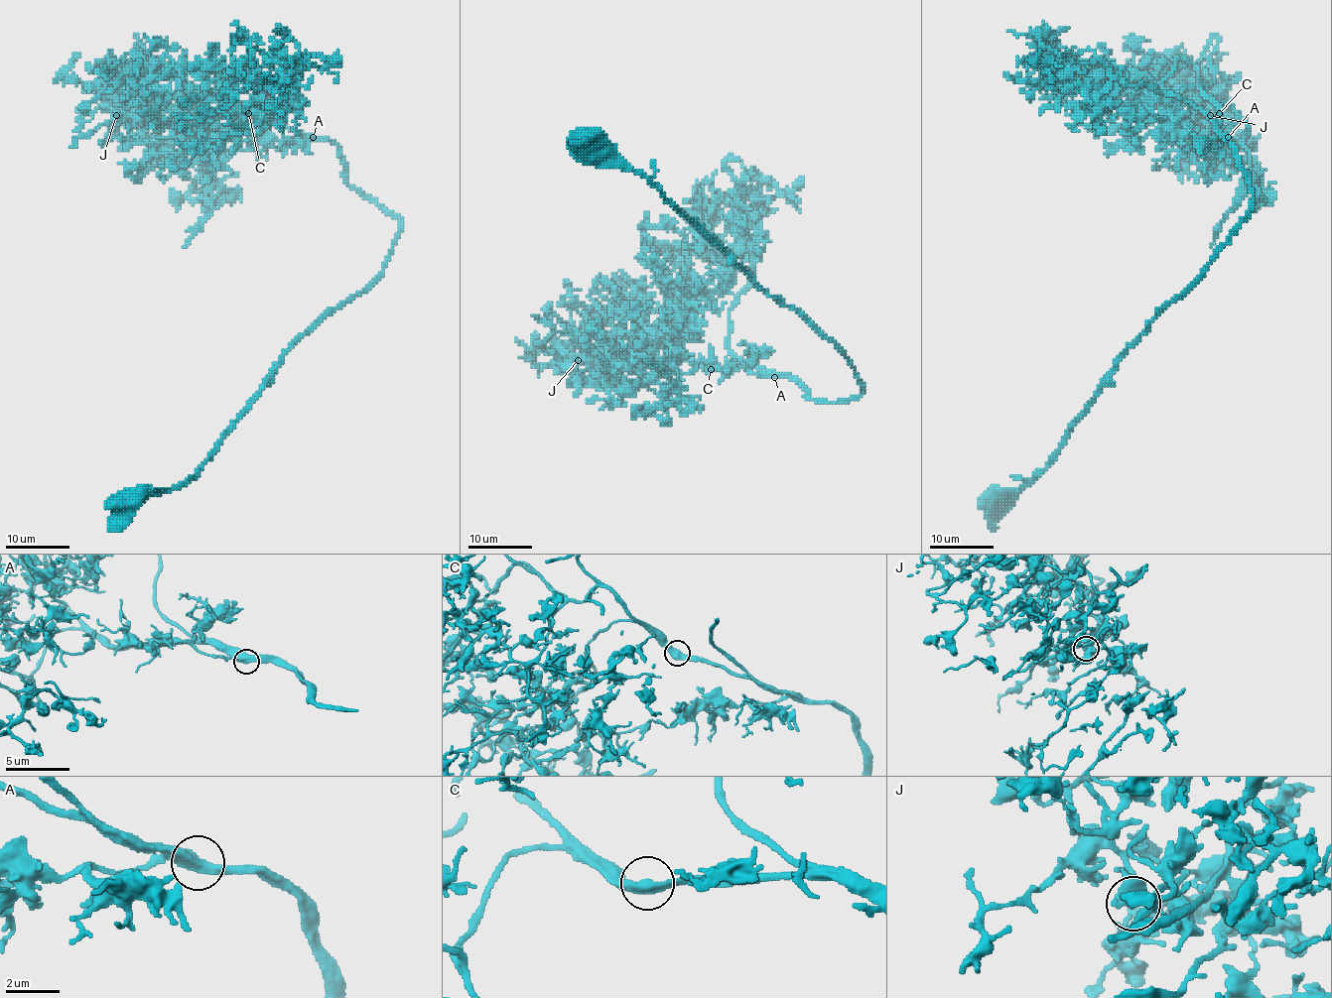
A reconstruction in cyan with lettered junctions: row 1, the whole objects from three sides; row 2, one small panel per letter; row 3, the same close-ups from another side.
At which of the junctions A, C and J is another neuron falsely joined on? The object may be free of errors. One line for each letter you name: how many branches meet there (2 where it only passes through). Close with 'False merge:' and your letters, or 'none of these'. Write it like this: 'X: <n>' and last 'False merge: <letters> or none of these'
False merge: none of these

